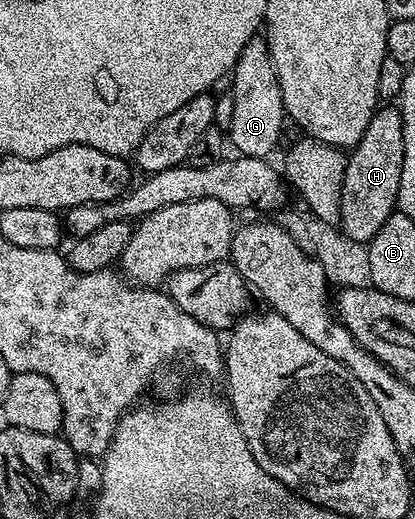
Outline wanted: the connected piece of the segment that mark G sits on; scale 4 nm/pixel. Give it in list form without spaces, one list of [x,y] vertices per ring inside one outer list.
[[[264,35],[252,36],[243,46],[231,73],[233,80],[233,109],[229,112],[227,140],[242,156],[268,157],[269,151],[281,140],[281,127],[287,124],[283,94],[271,58],[269,41]]]

